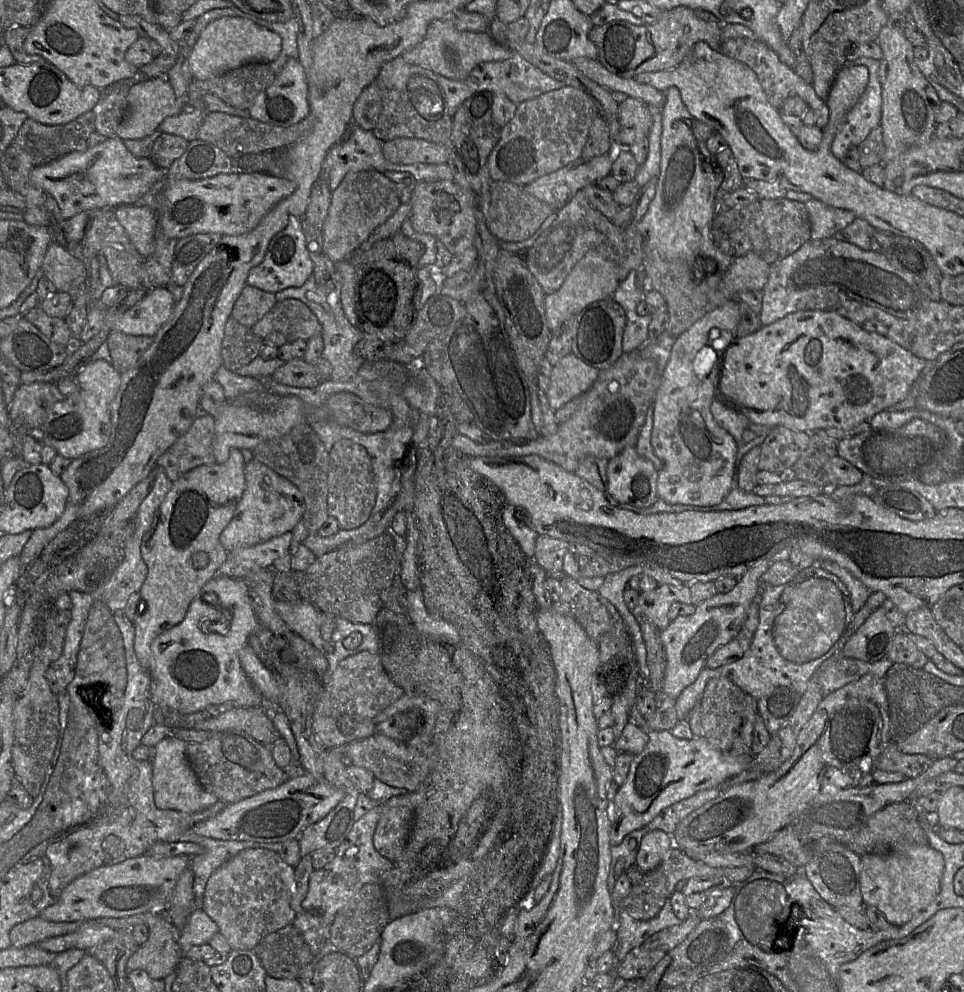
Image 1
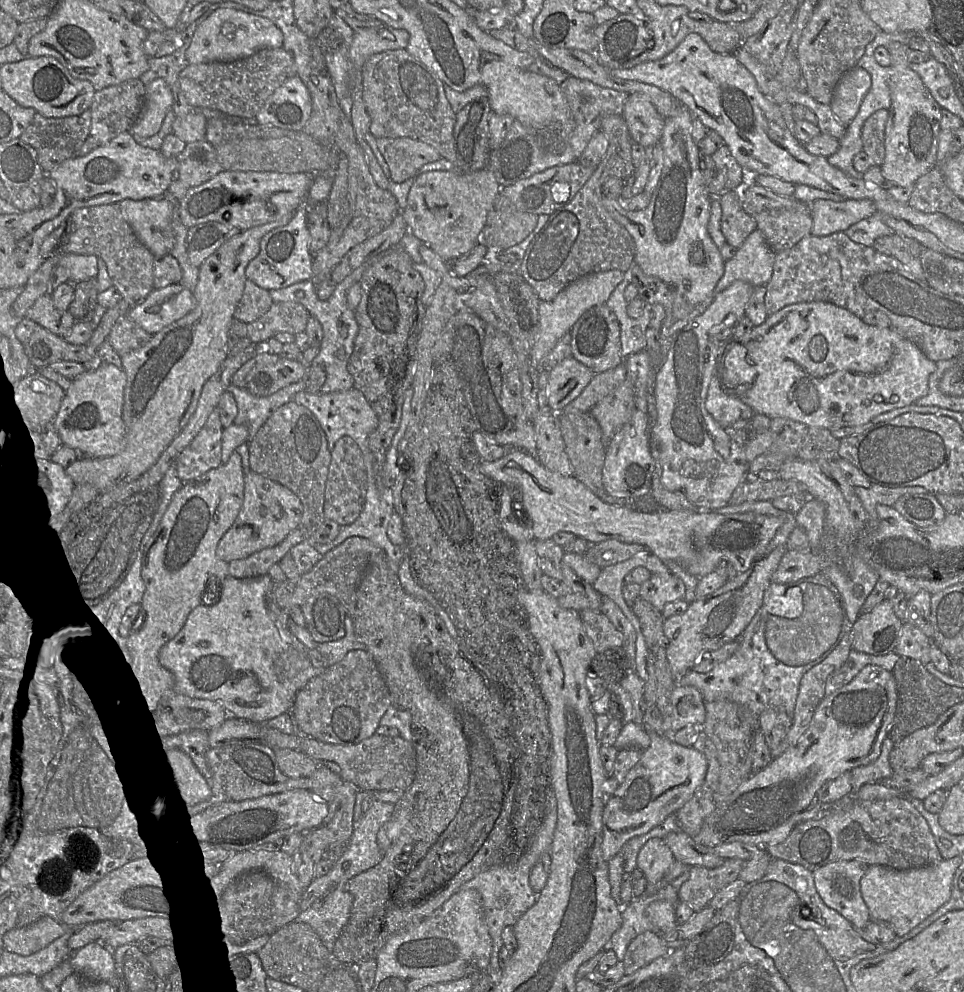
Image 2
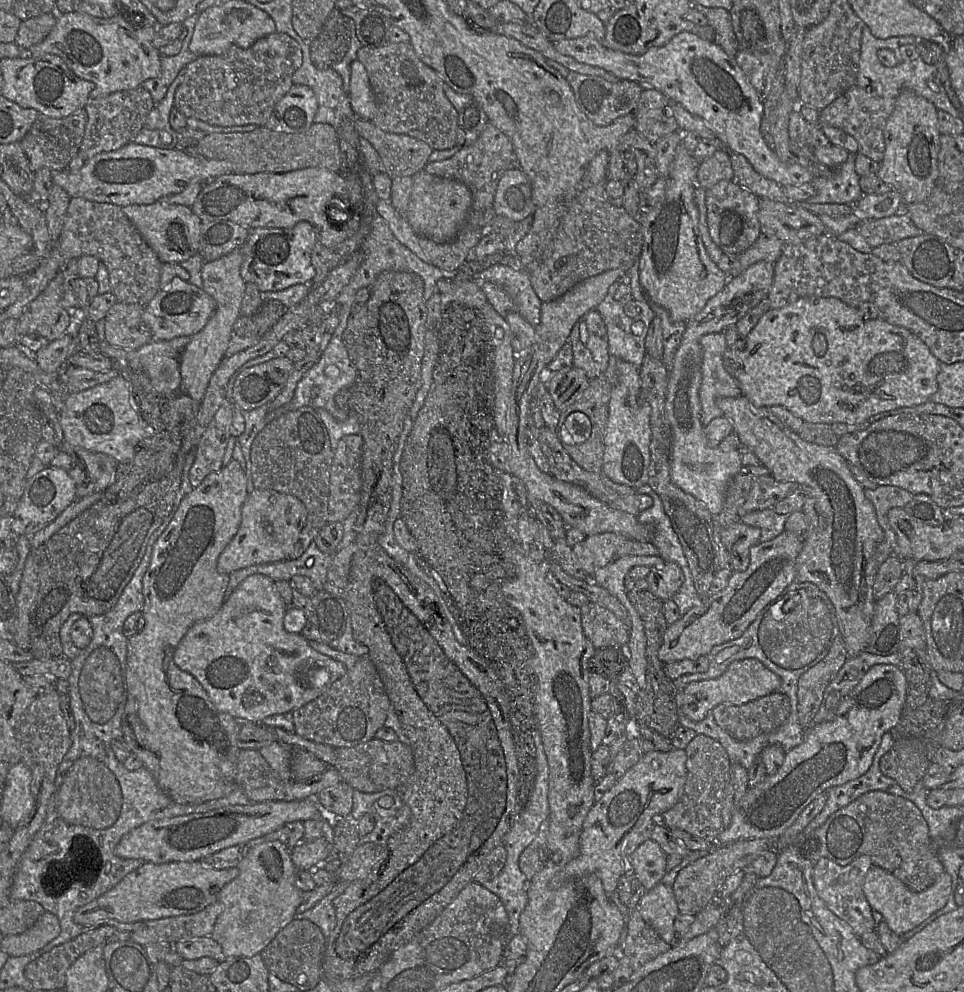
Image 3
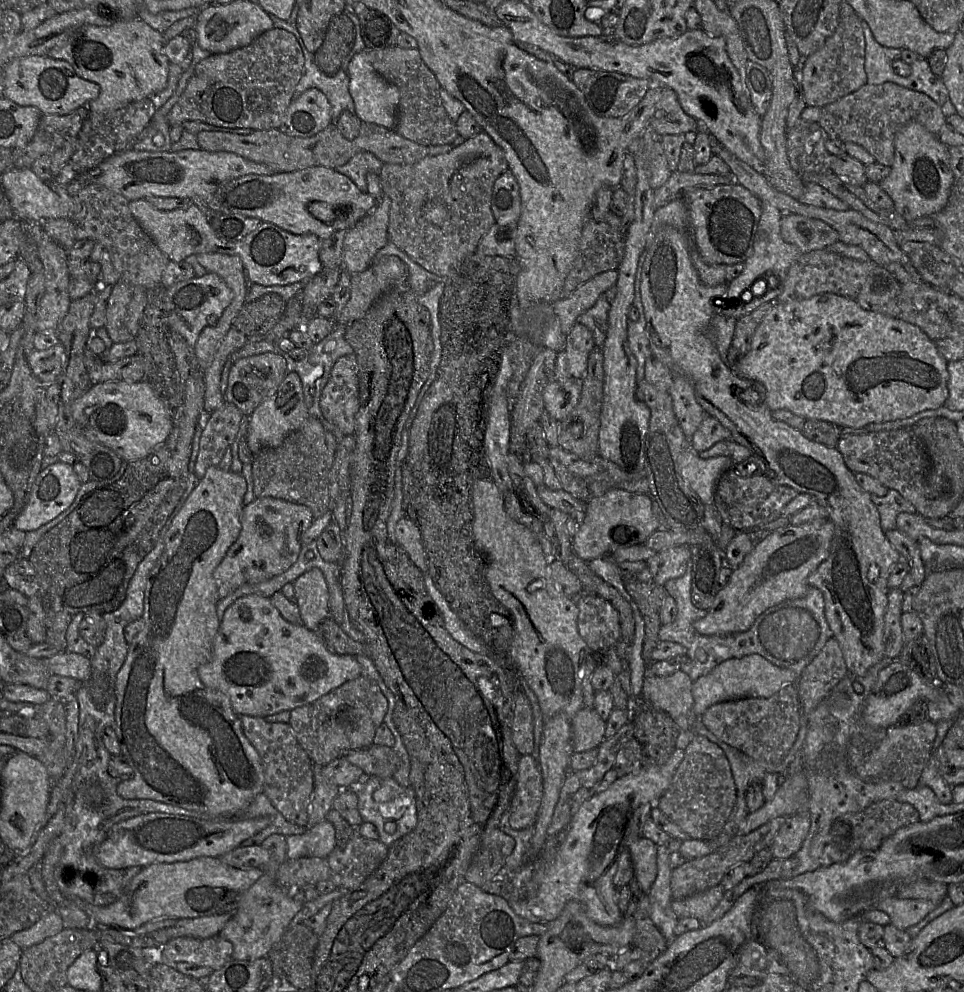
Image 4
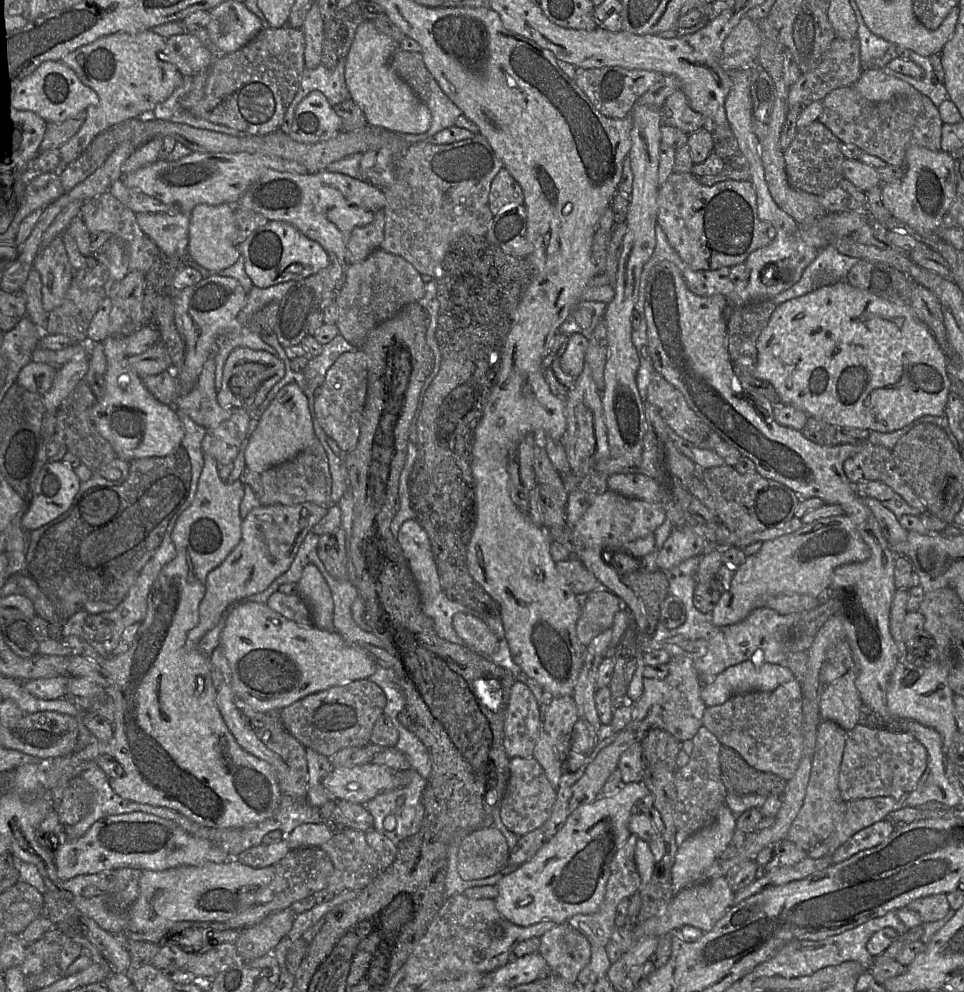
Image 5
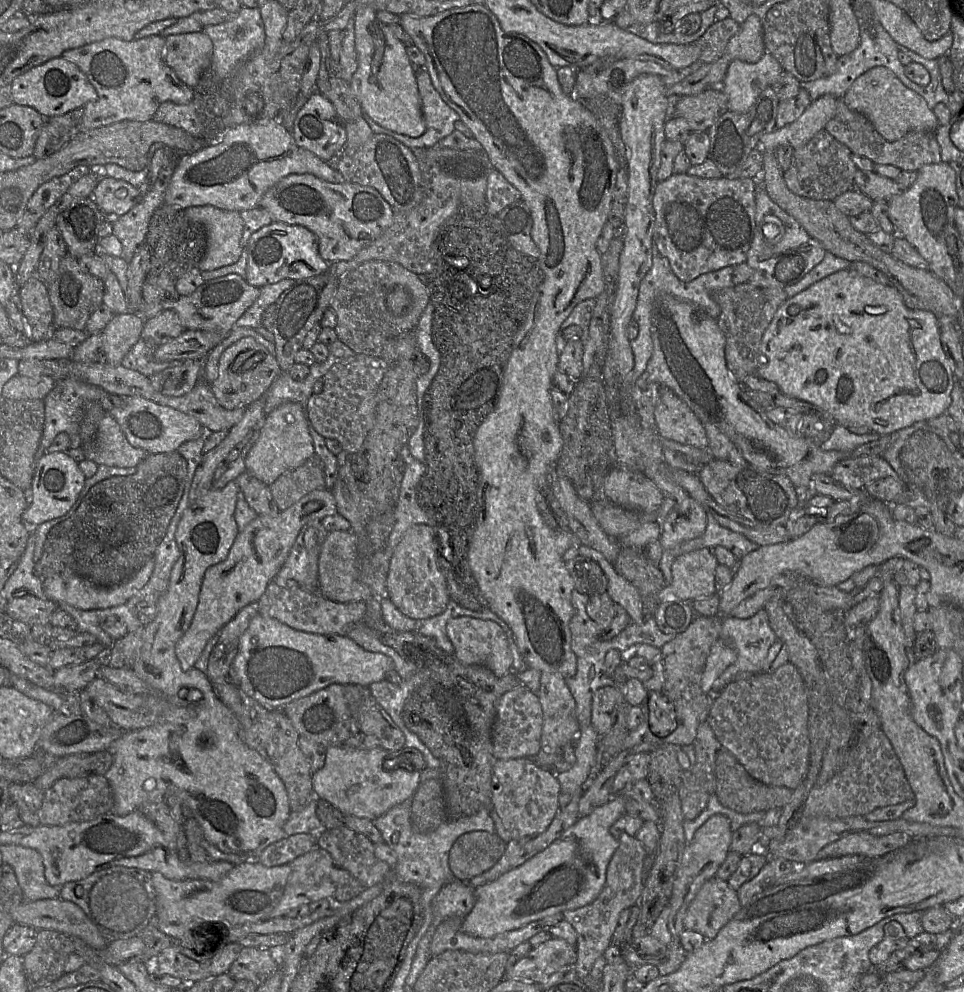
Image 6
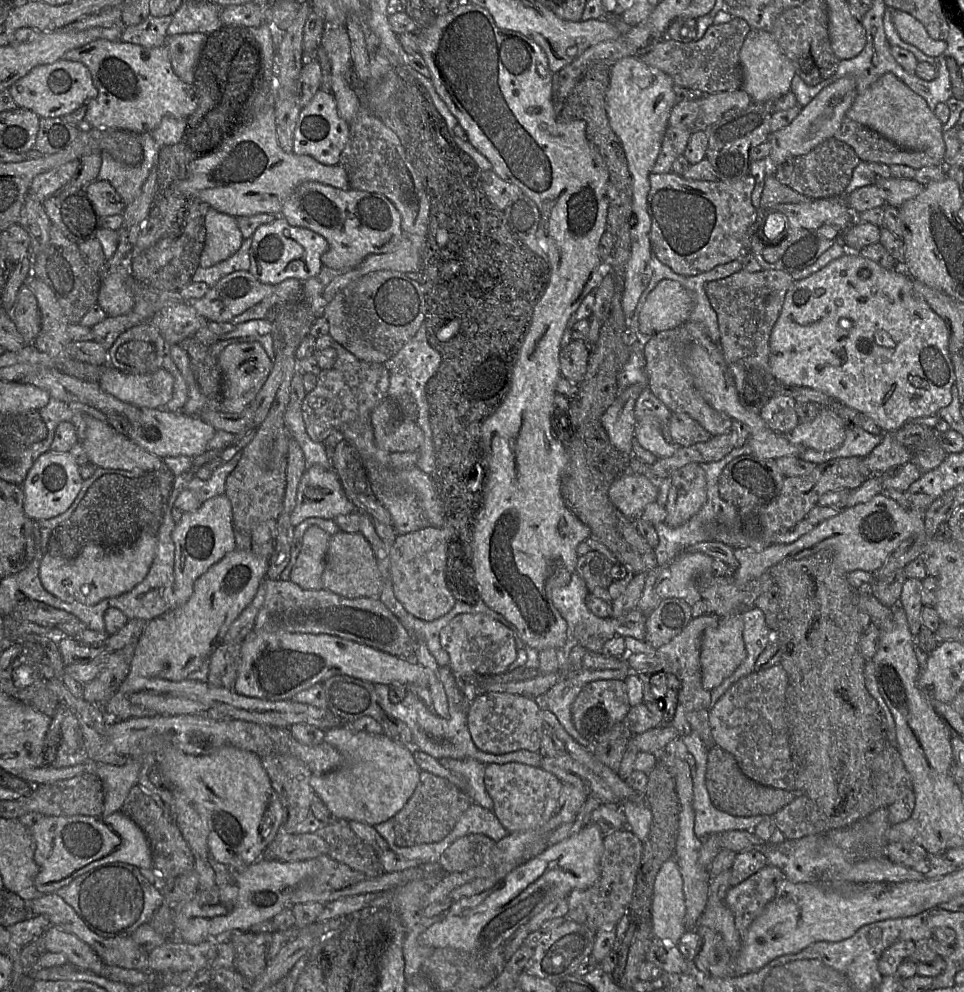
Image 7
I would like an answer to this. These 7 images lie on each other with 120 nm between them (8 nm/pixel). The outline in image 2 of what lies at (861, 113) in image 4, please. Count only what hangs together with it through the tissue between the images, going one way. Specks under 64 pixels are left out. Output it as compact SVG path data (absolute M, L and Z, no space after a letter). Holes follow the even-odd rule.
M879 109L867 118L862 127L862 151L872 160L873 166L880 167L884 162L888 114L888 109Z

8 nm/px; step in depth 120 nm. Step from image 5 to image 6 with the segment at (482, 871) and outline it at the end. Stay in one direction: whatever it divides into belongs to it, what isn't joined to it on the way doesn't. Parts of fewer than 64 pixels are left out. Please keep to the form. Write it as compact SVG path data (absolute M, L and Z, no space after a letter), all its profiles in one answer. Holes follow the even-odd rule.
M472 831L459 836L448 856L454 880L468 882L489 870L502 856L505 847L496 832Z

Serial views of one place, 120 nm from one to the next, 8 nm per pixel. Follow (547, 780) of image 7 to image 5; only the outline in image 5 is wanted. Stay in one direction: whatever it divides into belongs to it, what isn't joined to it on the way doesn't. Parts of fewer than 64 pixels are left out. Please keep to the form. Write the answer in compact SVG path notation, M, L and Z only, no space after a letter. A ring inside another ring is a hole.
M534 757L510 759L509 770L509 780L499 811L505 827L520 837L538 829L548 820L557 798L557 790L550 784Z

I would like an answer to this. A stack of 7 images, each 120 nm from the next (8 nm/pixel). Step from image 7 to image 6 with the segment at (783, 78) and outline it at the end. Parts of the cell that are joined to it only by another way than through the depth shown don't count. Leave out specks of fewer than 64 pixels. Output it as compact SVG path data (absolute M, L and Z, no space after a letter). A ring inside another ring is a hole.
M767 51L755 63L733 60L720 85L728 100L728 111L747 112L760 93L778 81L783 71L777 59Z

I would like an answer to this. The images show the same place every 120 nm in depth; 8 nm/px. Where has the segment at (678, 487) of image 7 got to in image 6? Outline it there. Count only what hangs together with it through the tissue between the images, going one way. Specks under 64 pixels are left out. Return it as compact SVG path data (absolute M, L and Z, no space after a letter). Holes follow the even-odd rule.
M690 497L689 513L682 513L678 505L667 515L660 534L659 542L663 550L673 549L682 542L700 537L706 527L705 509Z

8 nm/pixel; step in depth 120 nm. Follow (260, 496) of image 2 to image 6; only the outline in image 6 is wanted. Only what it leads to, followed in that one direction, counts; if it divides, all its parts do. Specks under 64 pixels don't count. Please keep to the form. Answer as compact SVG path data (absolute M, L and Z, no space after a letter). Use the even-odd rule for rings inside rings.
M331 489L314 490L276 516L257 515L237 535L227 558L211 567L204 575L199 602L188 630L175 646L183 670L194 667L208 641L217 635L245 606L259 601L286 562L300 530L313 520L337 513Z

